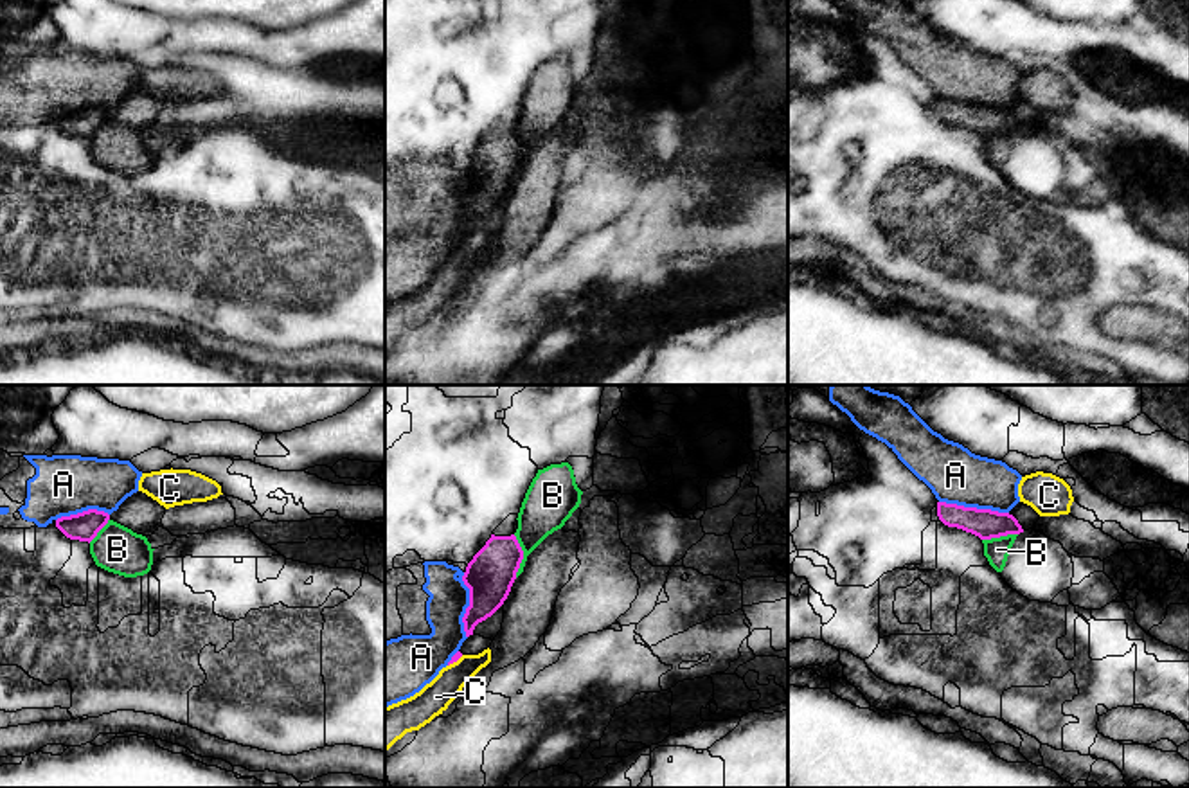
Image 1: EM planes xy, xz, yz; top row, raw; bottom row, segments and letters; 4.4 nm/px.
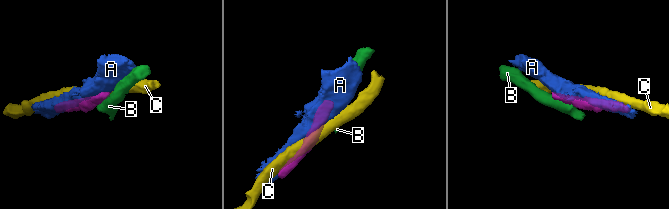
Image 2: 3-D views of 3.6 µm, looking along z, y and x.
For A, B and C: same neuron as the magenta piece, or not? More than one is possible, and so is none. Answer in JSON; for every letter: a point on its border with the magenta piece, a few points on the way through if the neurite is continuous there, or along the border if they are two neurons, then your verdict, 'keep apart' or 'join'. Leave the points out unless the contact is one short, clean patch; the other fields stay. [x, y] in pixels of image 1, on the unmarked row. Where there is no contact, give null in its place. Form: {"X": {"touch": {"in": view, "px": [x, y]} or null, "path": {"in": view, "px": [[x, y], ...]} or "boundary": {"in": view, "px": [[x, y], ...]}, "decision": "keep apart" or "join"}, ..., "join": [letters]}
{"A": {"touch": {"in": "yz", "px": [974, 105]}, "decision": "keep apart"}, "B": {"touch": {"in": "xz", "px": [522, 153]}, "boundary": {"in": "xz", "px": [[513, 132], [522, 148], [517, 173]]}, "decision": "keep apart"}, "C": {"touch": {"in": "xz", "px": [455, 258]}, "decision": "keep apart"}, "join": []}

